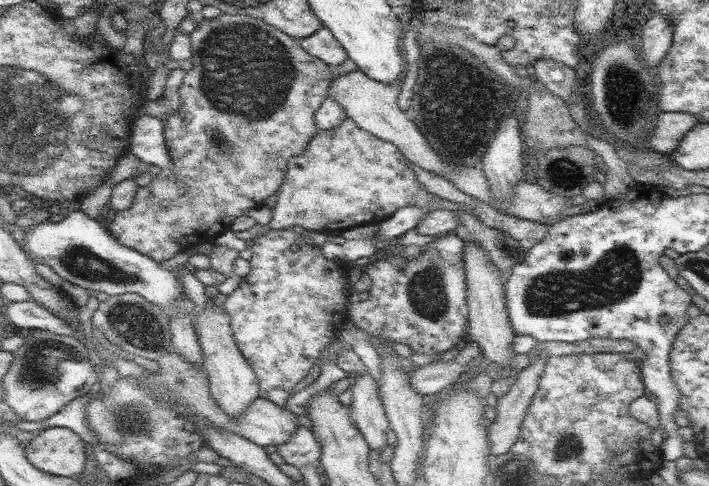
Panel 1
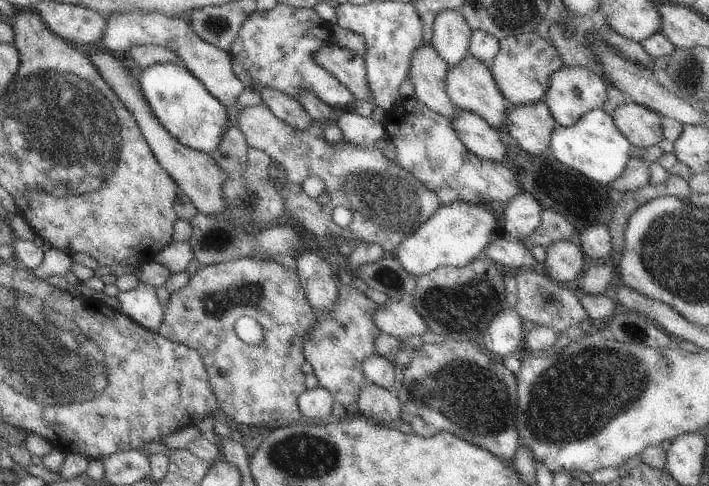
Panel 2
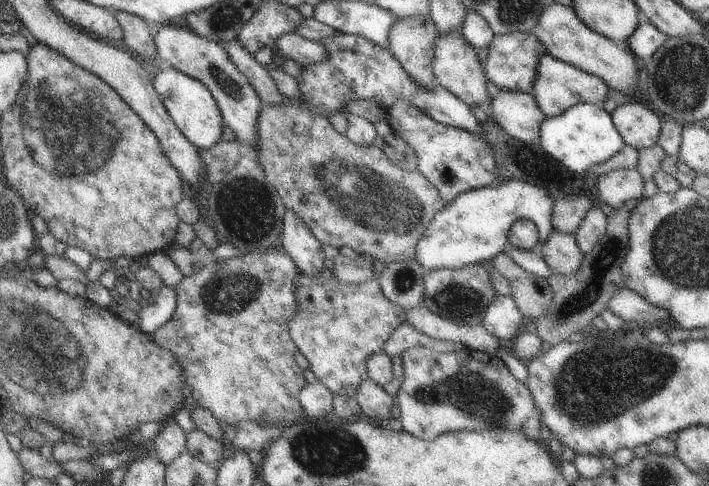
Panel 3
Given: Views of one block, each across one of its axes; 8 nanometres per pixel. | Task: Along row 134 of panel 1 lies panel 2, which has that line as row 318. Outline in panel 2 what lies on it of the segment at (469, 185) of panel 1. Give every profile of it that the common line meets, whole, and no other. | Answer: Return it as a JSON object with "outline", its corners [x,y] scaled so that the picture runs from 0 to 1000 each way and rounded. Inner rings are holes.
{"outline":[[[575,615],[543,623],[540,636],[529,648],[529,665],[539,685],[559,695],[573,695],[583,687],[595,691],[605,677]]]}

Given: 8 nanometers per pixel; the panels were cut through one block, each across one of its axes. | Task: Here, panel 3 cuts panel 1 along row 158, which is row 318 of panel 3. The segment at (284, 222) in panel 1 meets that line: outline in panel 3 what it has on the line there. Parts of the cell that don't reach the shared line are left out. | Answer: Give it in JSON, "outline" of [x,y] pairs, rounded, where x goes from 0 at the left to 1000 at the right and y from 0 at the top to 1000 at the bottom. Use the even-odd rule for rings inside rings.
{"outline":[[[426,560],[416,568],[417,638],[416,652],[408,663],[408,683],[432,741],[436,759],[470,811],[499,817],[508,788],[520,778],[518,741],[525,726],[539,722],[550,689],[574,658],[574,636],[542,609],[535,576],[522,576],[499,584],[481,582],[465,564],[436,570]]]}

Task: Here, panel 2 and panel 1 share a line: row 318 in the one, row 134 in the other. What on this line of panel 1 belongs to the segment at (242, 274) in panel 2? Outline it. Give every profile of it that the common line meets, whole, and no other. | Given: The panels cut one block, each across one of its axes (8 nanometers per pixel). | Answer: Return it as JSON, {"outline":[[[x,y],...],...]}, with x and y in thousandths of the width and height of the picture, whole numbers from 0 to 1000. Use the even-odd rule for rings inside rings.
{"outline":[[[313,27],[306,37],[288,39],[279,58],[267,70],[269,78],[272,113],[268,119],[271,142],[262,148],[262,156],[252,181],[254,218],[248,230],[240,235],[230,261],[230,278],[240,321],[241,344],[238,368],[255,370],[260,393],[247,407],[234,414],[220,412],[213,405],[213,395],[207,389],[197,389],[190,399],[183,428],[165,434],[161,455],[157,459],[155,475],[165,490],[165,496],[175,506],[182,506],[220,539],[237,535],[251,519],[267,508],[268,500],[302,496],[313,477],[324,471],[326,461],[333,449],[341,447],[344,436],[353,428],[365,428],[372,420],[378,403],[388,399],[399,377],[406,331],[417,319],[426,317],[437,286],[449,274],[444,249],[444,230],[453,214],[464,200],[464,179],[472,154],[471,142],[451,123],[447,115],[437,111],[423,88],[422,82],[406,74],[394,58],[348,31],[322,31]],[[316,247],[333,247],[333,251],[355,251],[353,259],[361,263],[361,276],[355,288],[339,288],[336,284],[336,259],[339,255],[316,255]]]}

